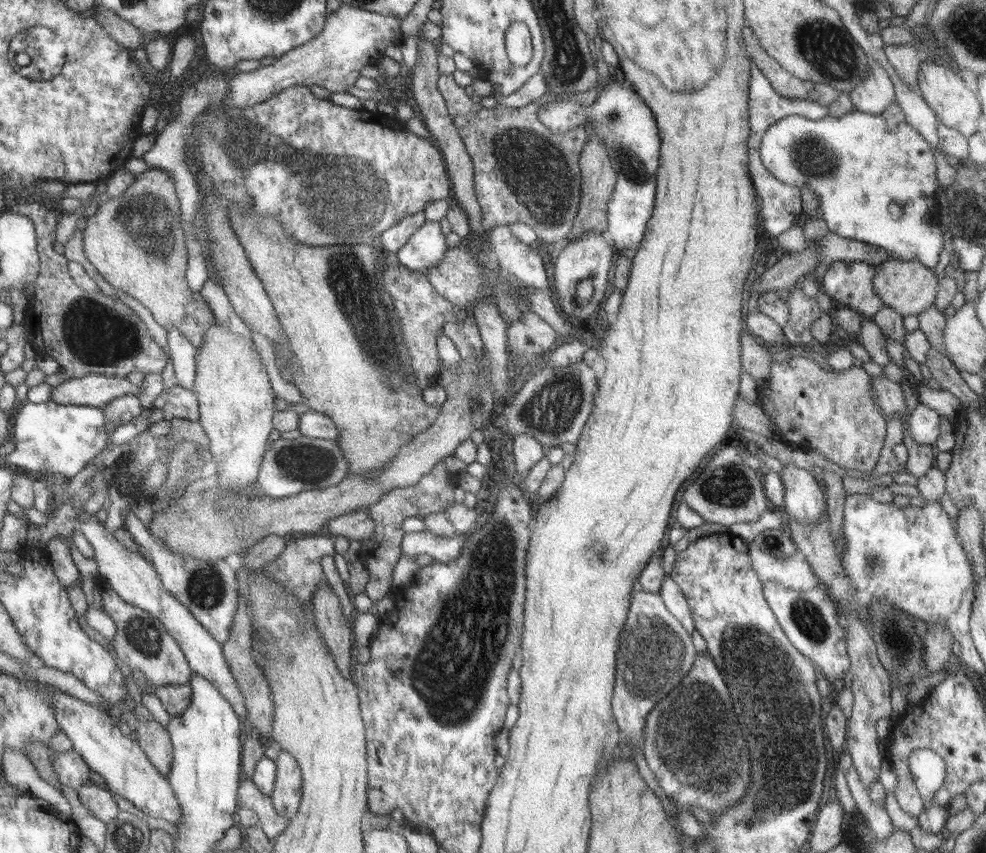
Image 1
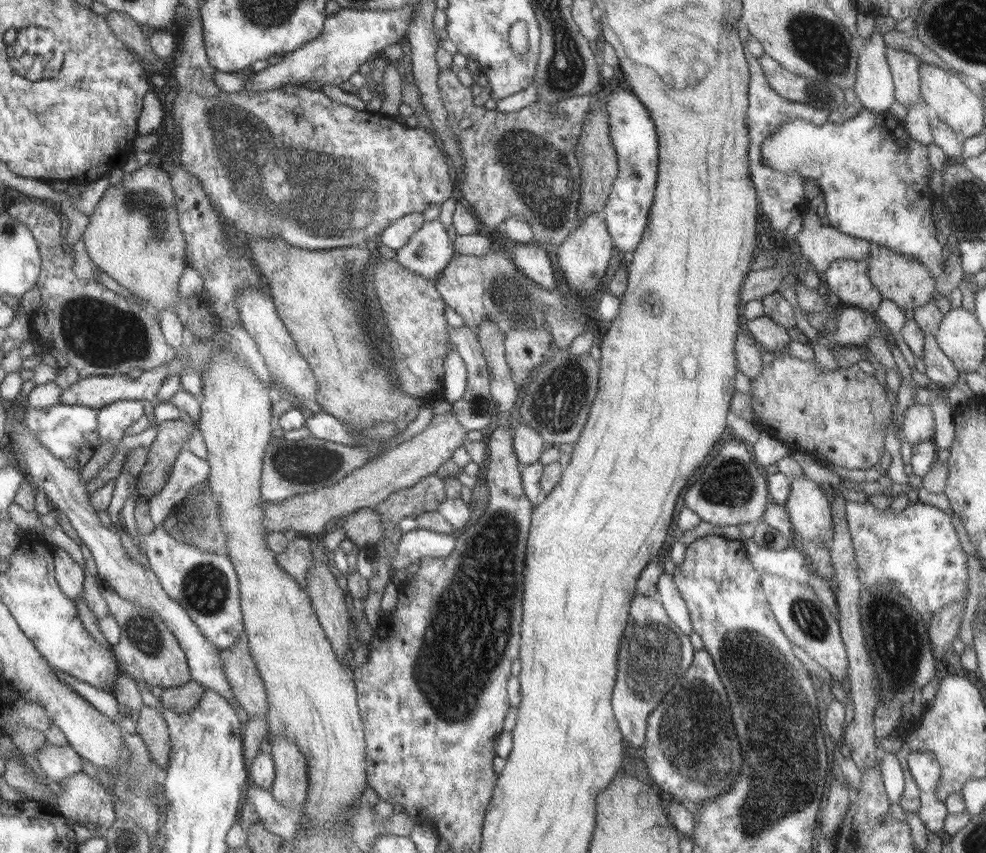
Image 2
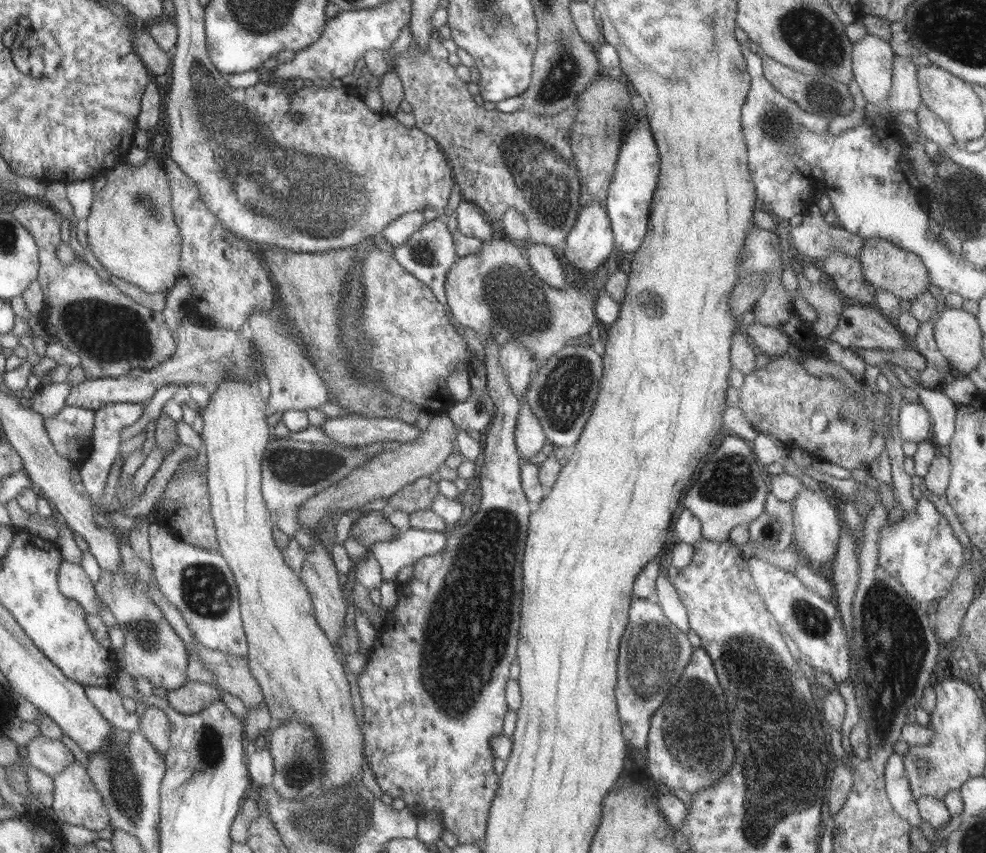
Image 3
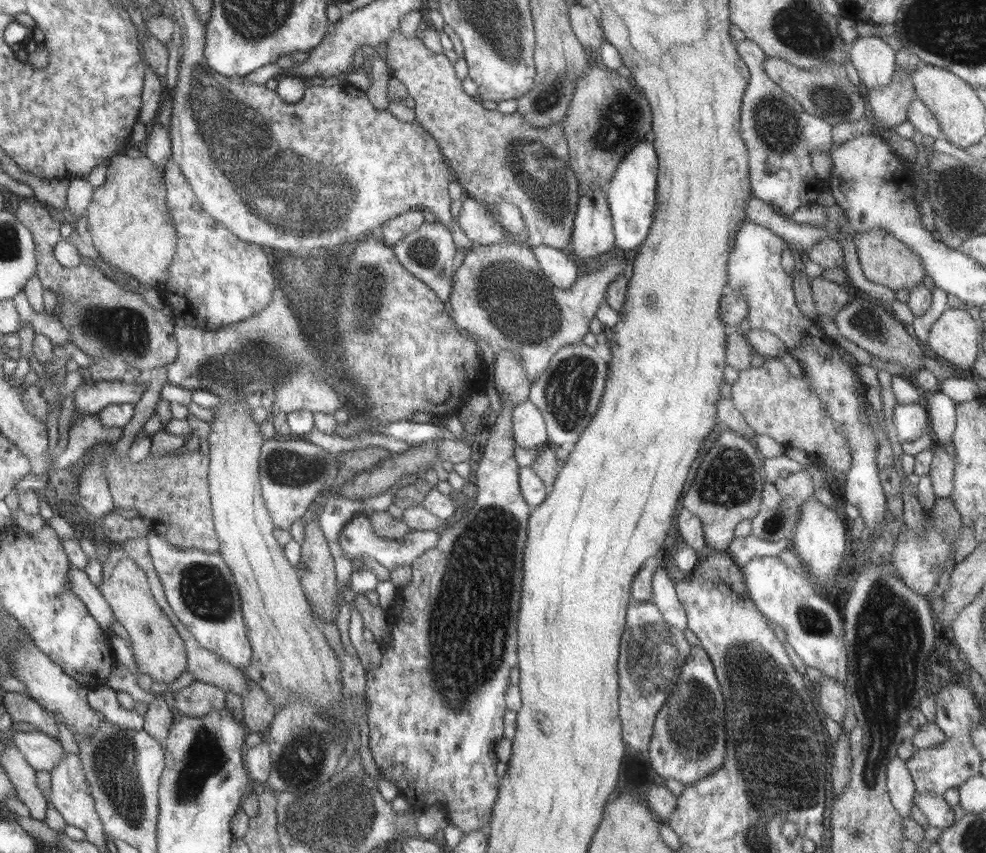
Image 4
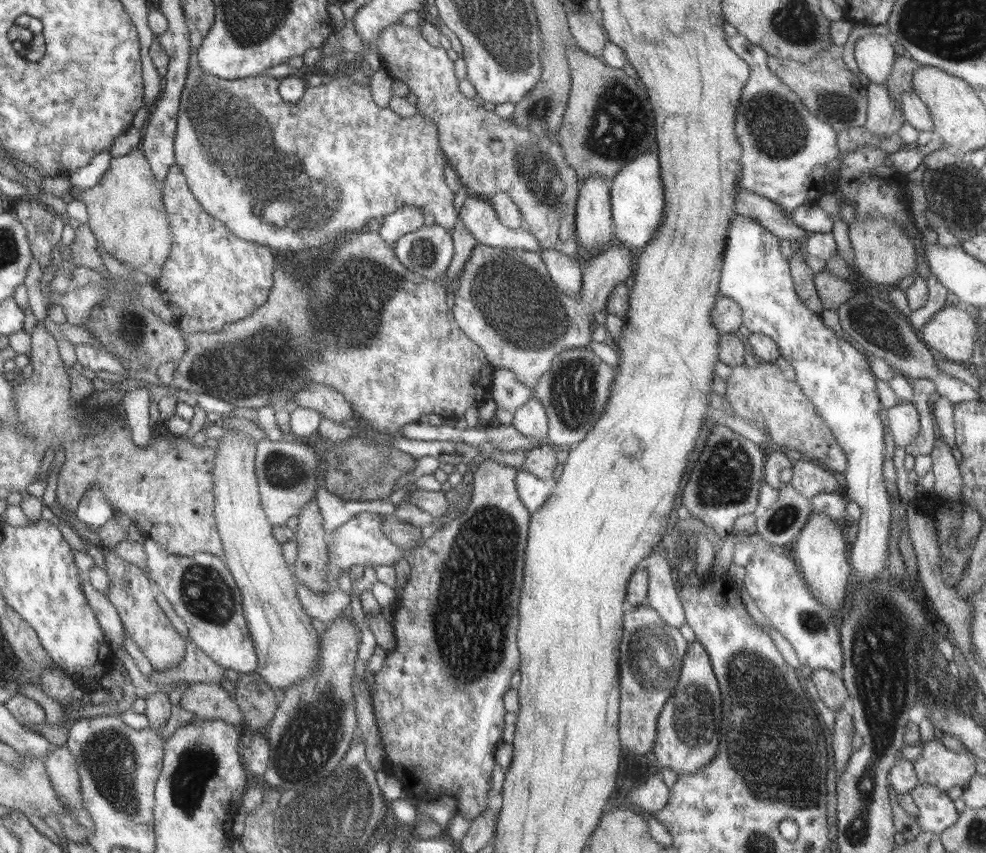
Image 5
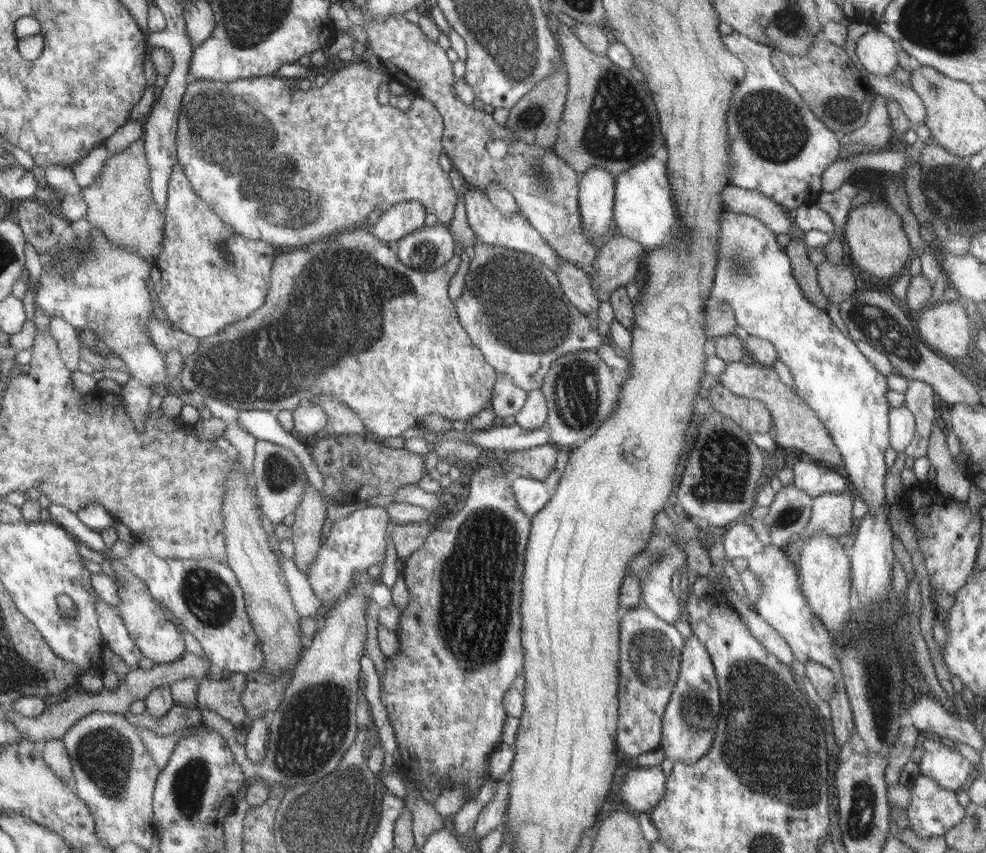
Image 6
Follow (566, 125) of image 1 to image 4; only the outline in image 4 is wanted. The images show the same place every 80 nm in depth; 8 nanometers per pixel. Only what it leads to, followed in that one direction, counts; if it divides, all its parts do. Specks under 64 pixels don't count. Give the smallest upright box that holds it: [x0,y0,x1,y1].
[607,137,659,251]

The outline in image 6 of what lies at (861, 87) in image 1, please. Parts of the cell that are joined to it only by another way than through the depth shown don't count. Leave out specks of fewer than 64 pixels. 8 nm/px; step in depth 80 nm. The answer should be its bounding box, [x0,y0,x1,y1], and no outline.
[856,29,900,76]

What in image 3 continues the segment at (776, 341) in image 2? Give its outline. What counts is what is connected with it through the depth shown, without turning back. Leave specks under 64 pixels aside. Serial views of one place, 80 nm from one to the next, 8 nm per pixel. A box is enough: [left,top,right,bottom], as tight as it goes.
[743,321,791,358]

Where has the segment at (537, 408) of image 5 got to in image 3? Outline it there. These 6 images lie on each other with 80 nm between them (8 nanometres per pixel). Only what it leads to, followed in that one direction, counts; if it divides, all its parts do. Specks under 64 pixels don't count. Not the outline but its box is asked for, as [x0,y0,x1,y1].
[517,399,549,458]

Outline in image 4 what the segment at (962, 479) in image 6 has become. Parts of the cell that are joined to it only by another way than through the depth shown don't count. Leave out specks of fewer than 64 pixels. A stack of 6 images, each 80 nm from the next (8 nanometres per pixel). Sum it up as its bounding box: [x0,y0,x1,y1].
[928,445,954,498]

